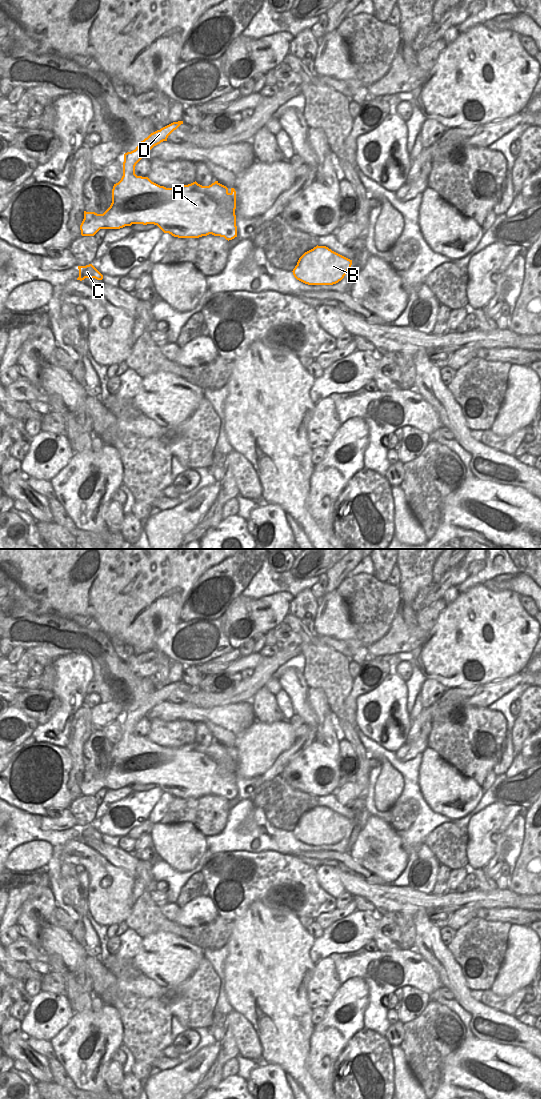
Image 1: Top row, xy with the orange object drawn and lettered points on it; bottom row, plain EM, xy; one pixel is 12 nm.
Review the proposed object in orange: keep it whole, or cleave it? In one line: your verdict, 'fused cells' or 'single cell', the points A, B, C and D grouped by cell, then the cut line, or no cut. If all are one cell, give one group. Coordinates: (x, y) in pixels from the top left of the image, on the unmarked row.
single cell; A B C D; no cut

